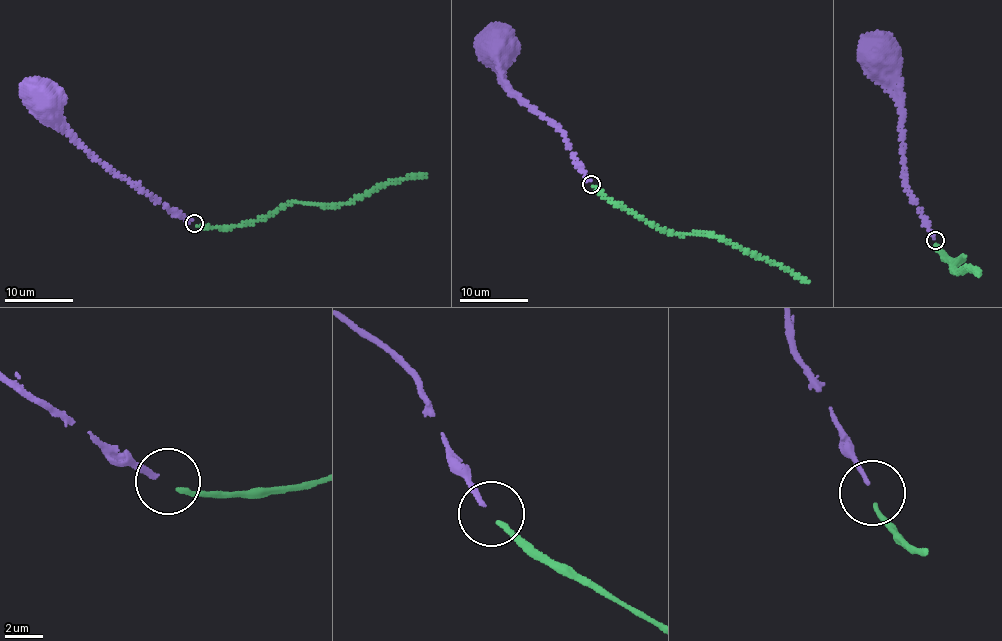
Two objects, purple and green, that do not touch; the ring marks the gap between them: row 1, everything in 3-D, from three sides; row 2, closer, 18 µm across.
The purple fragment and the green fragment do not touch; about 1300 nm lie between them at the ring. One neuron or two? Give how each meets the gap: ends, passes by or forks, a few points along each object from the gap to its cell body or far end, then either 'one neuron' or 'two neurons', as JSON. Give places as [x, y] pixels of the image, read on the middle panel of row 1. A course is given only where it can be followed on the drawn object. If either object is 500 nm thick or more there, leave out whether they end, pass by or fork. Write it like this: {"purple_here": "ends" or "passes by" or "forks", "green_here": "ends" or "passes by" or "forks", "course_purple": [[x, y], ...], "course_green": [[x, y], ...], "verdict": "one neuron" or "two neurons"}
{"purple_here": "ends", "green_here": "ends", "course_purple": [[590, 182], [559, 130], [512, 94], [502, 76], [501, 62], [491, 44], [497, 45]], "course_green": [[593, 187], [639, 217], [679, 234], [724, 237], [809, 282]], "verdict": "one neuron"}

